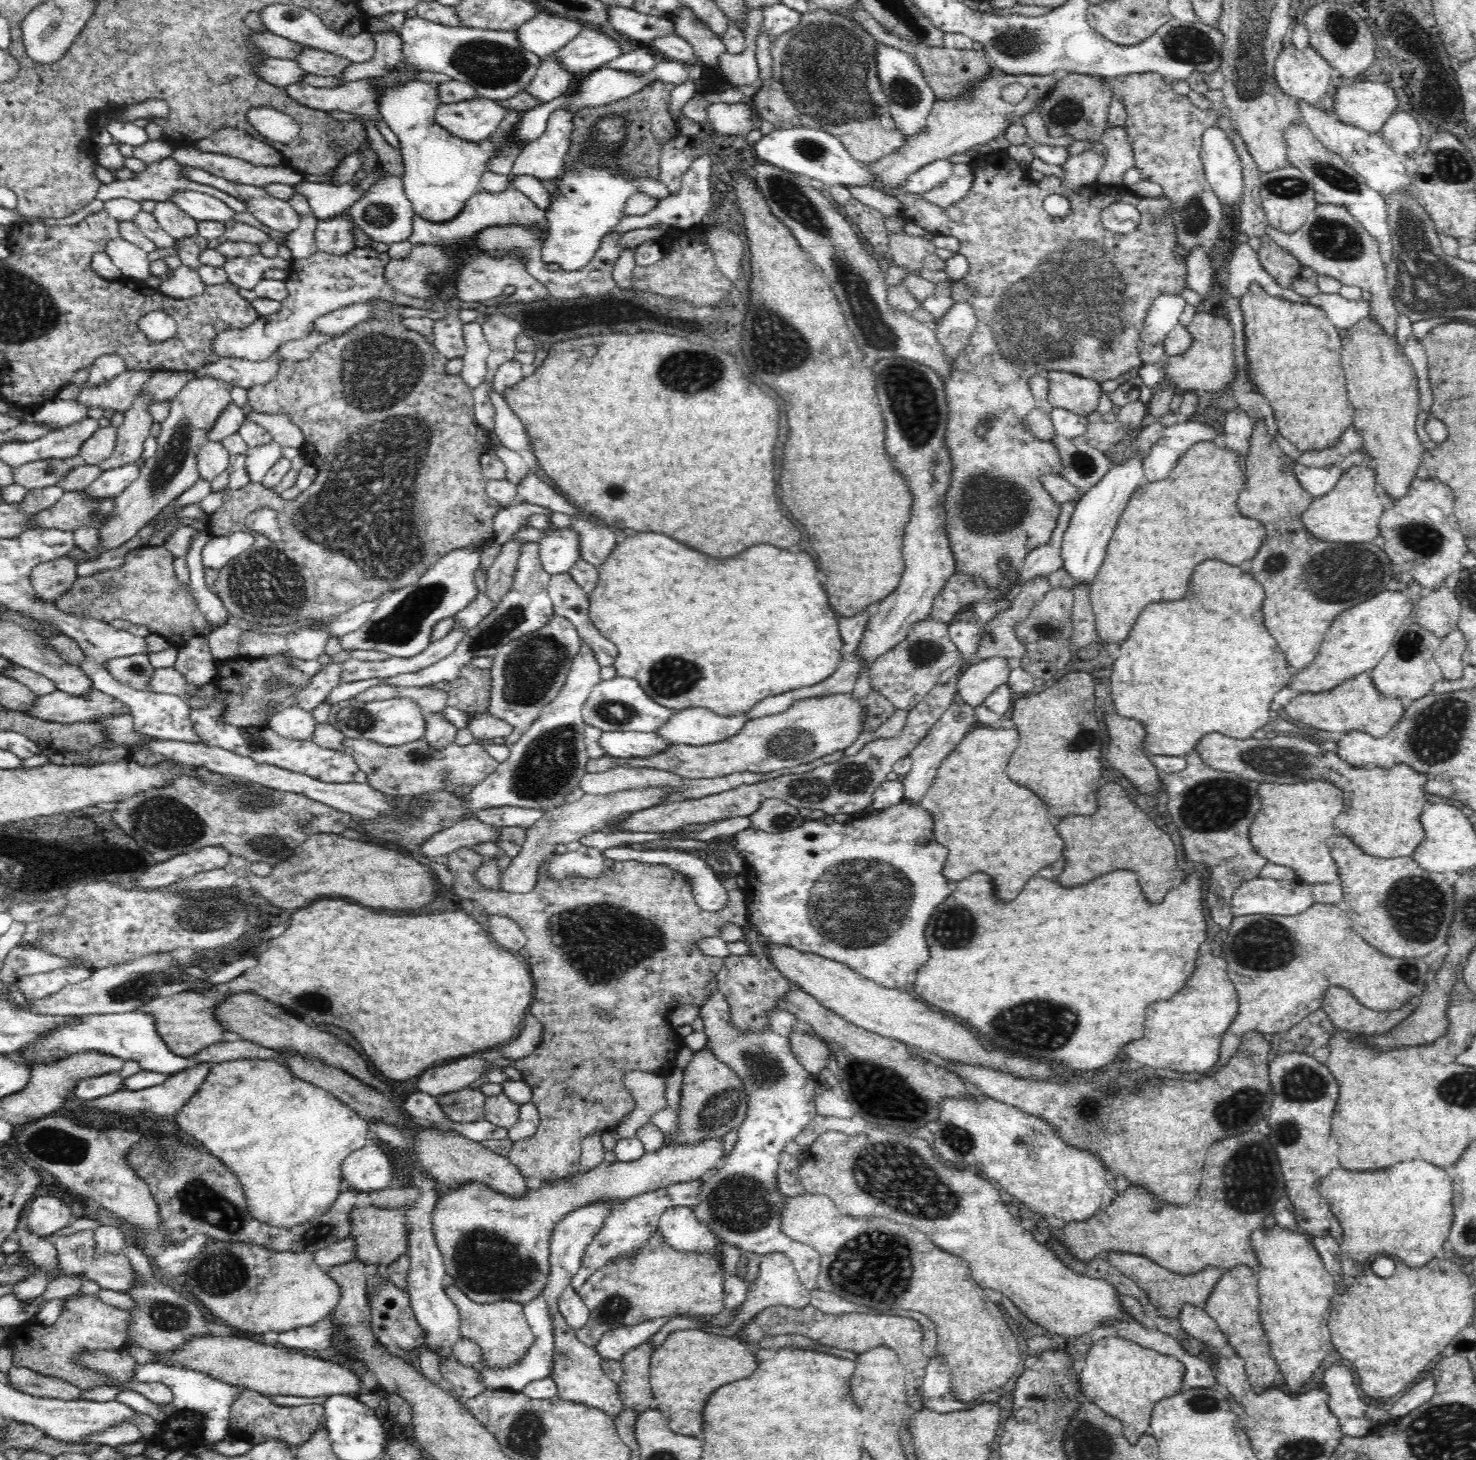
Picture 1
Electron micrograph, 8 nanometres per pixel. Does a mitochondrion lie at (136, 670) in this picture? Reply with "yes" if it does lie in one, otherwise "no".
yes

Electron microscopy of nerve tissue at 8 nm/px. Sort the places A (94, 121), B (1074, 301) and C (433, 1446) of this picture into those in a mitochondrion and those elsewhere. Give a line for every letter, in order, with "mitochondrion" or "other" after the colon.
A: other
B: mitochondrion
C: other

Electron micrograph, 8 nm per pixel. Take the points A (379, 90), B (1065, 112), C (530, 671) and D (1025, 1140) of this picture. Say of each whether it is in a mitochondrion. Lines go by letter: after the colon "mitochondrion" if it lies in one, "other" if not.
A: other
B: mitochondrion
C: mitochondrion
D: mitochondrion

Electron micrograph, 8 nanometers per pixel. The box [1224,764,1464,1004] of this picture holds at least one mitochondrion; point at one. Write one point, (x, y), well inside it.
(1417, 906)

